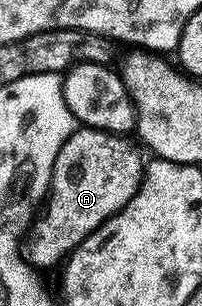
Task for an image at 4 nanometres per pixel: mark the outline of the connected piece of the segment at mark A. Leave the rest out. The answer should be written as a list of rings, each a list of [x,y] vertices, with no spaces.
[[[86,127],[76,128],[73,135],[69,135],[69,139],[65,139],[65,143],[61,147],[61,151],[57,151],[57,159],[53,163],[53,171],[51,172],[51,188],[47,190],[45,198],[45,206],[47,210],[40,212],[38,216],[32,220],[23,241],[23,257],[24,260],[36,271],[44,271],[43,269],[51,269],[55,264],[58,266],[72,251],[79,246],[87,236],[93,232],[97,227],[101,227],[105,222],[111,218],[114,213],[120,213],[124,207],[129,203],[129,199],[133,199],[133,195],[139,190],[139,184],[143,182],[143,170],[145,168],[144,158],[139,158],[139,153],[133,146],[127,142],[126,136],[118,133],[106,133],[100,129],[88,129]]]

